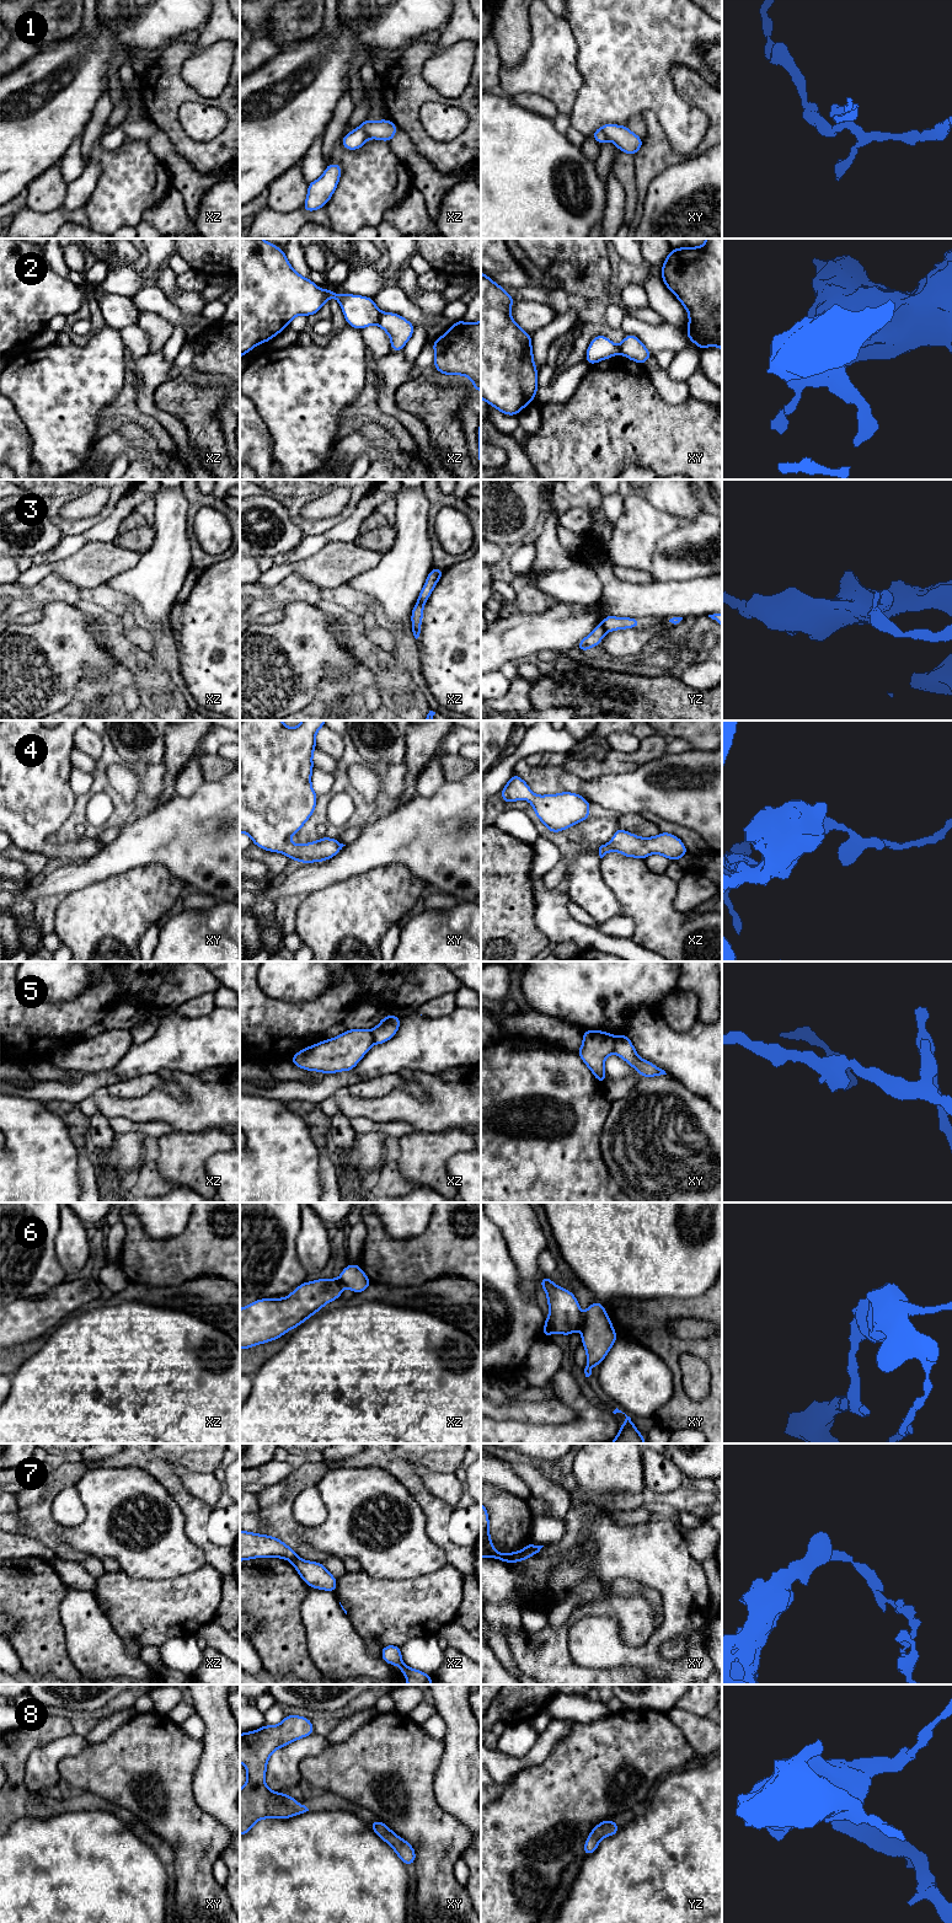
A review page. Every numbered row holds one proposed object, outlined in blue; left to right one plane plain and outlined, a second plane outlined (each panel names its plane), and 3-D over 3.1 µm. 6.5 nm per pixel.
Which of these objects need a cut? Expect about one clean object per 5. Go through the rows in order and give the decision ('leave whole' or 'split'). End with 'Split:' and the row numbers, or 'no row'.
1: split
2: split
3: split
4: leave whole
5: split
6: split
7: split
8: leave whole
Split: 1, 2, 3, 5, 6, 7

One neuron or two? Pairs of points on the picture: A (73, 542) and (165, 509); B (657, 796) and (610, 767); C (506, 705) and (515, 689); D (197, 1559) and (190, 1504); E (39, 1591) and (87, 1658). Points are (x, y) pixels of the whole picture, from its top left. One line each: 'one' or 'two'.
A: two
B: two
C: one
D: two
E: two

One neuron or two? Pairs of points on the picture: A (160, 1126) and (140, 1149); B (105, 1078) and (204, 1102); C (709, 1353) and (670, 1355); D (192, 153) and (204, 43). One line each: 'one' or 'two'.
A: two
B: two
C: one
D: two

